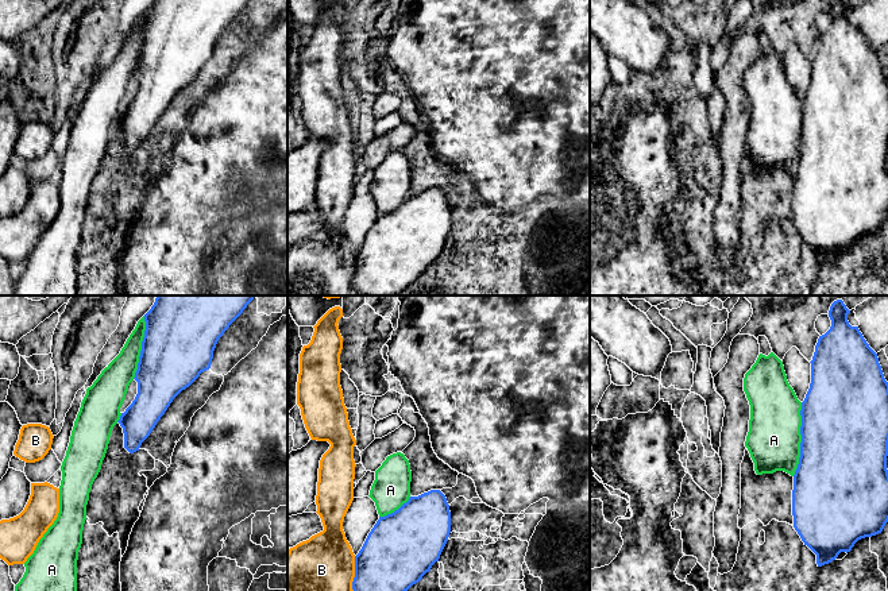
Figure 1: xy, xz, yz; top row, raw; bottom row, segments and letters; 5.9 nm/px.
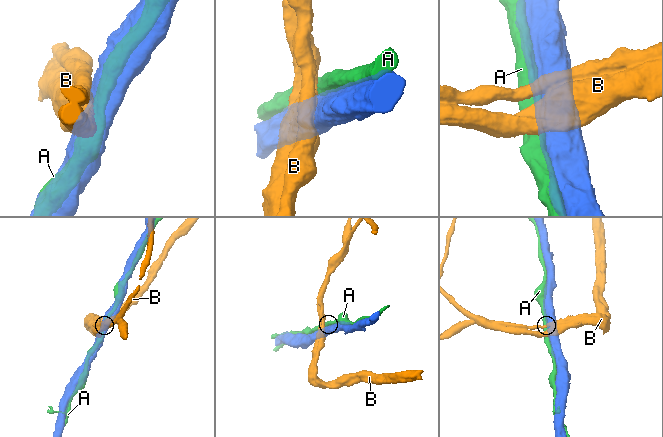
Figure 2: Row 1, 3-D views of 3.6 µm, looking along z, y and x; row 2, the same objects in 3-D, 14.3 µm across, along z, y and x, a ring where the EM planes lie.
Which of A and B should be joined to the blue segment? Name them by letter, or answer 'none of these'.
A

